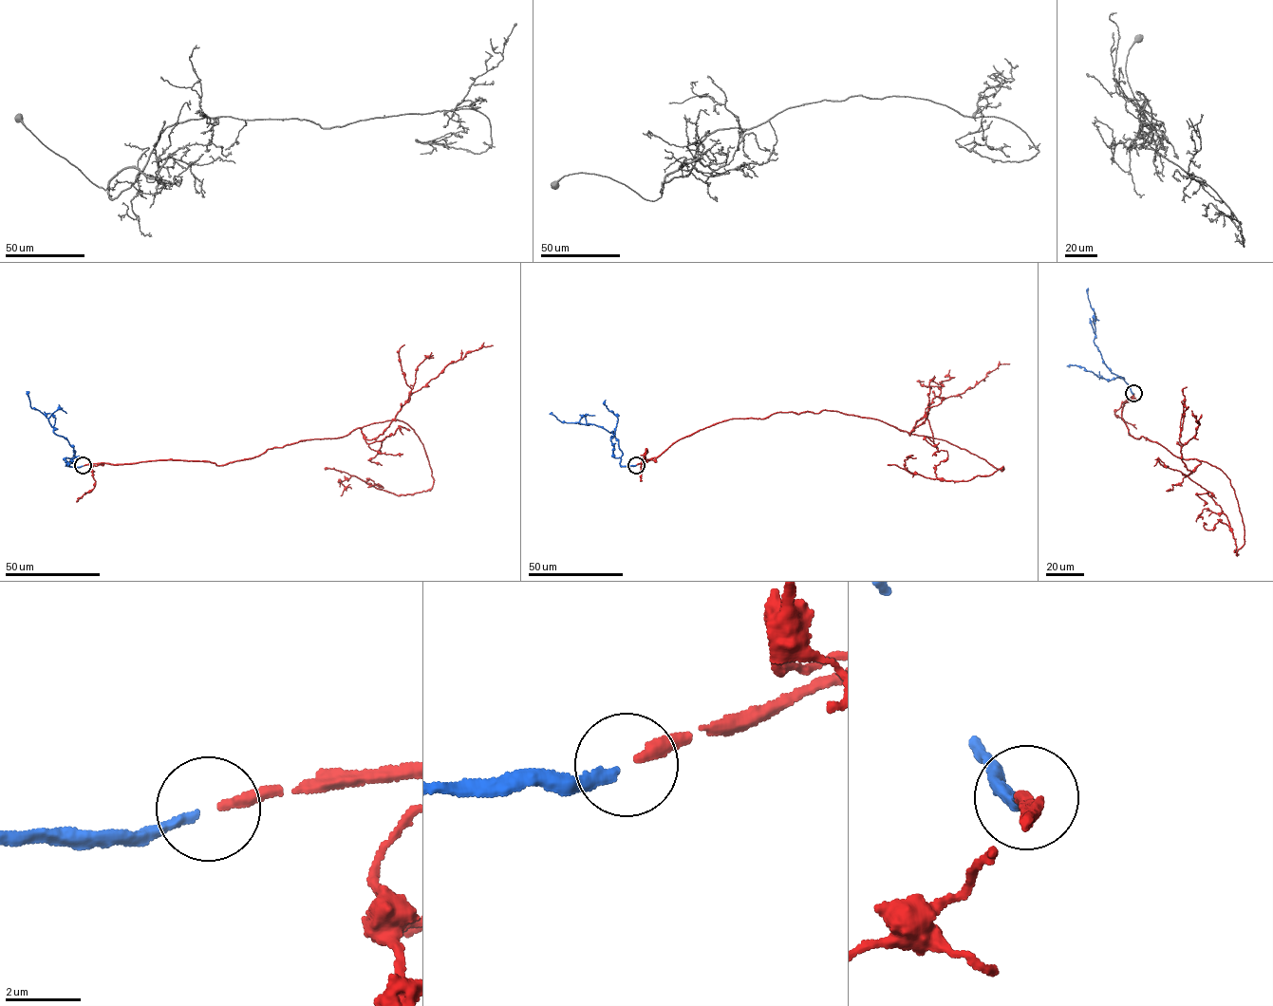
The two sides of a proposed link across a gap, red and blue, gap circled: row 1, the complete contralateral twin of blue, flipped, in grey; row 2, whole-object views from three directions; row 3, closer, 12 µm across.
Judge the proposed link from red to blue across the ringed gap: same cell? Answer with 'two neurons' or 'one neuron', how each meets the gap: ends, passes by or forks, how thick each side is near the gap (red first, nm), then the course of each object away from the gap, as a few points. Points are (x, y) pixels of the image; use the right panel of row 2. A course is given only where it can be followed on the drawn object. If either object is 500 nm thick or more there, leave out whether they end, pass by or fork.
one neuron | red ends | blue ends | 280/280 nm | red via (1132, 393), (1121, 413), (1131, 436), (1229, 479), (1244, 526), (1238, 554), (1223, 512), (1206, 509), (1196, 521) | blue via (1133, 393), (1129, 385), (1104, 363), (1094, 344), (1095, 313), (1088, 298), (1088, 288)

